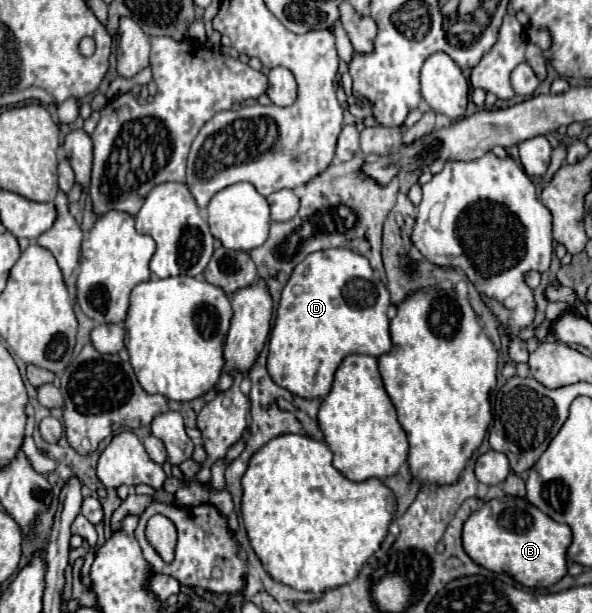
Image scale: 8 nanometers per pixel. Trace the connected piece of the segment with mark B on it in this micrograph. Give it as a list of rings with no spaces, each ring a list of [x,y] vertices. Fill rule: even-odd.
[[[504,497],[504,499],[488,501],[480,511],[474,511],[468,517],[468,521],[464,523],[462,541],[464,541],[464,551],[478,565],[482,565],[494,573],[506,571],[524,587],[552,587],[568,571],[566,553],[568,553],[568,547],[572,543],[572,531],[566,523],[556,523],[554,519],[544,515],[538,507],[530,505],[526,499]]]

